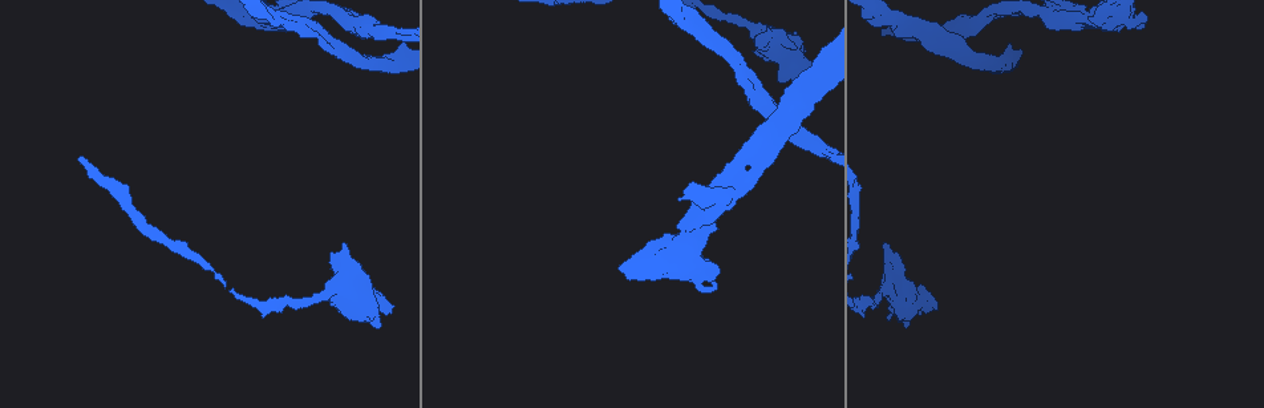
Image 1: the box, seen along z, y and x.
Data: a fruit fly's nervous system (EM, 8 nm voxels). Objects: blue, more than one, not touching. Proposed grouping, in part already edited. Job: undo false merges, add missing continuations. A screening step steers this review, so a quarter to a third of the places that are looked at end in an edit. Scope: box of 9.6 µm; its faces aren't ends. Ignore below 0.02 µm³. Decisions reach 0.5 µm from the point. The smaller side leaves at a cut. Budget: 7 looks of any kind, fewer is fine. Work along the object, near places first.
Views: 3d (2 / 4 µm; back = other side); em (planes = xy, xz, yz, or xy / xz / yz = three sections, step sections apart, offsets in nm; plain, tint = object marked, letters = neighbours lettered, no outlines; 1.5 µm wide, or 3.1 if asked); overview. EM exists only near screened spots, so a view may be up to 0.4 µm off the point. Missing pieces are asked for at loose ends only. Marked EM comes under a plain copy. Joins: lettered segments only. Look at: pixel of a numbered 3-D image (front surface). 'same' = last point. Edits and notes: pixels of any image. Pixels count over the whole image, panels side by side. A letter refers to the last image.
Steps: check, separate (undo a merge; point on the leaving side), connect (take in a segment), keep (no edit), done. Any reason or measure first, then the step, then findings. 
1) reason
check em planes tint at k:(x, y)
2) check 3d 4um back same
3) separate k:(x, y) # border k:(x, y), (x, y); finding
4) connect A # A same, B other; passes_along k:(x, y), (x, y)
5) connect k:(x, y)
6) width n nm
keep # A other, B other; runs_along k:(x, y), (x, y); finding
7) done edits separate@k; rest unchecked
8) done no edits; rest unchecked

stops while still wide
check 3d 2um back at 1:(390, 311)

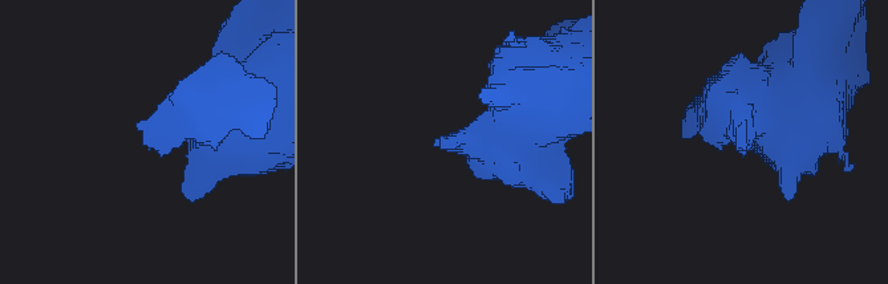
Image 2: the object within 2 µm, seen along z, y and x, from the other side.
now the EM
check em planes letters at 2:(737, 149)

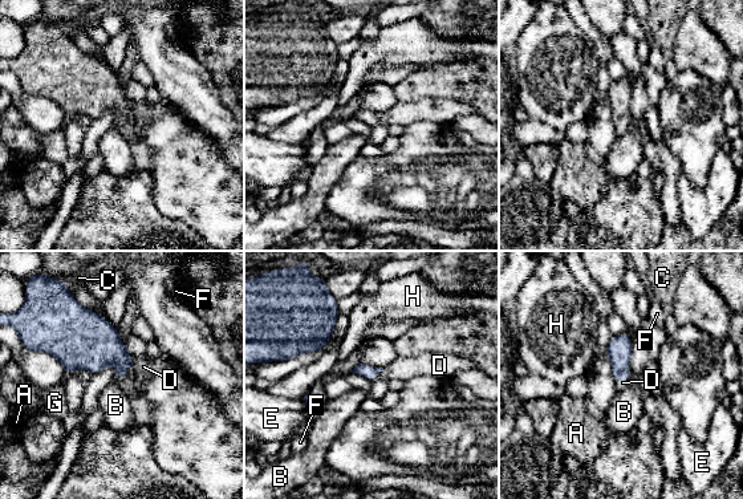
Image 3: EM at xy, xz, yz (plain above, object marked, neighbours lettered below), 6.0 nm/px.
connect 3:(402, 368) # A other, B other, C other, D same, E other, F other, G other, H other; passes_along 3:(369, 372), (377, 373), (402, 368); the neuron continues

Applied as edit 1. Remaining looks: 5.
see it whole again
check overview

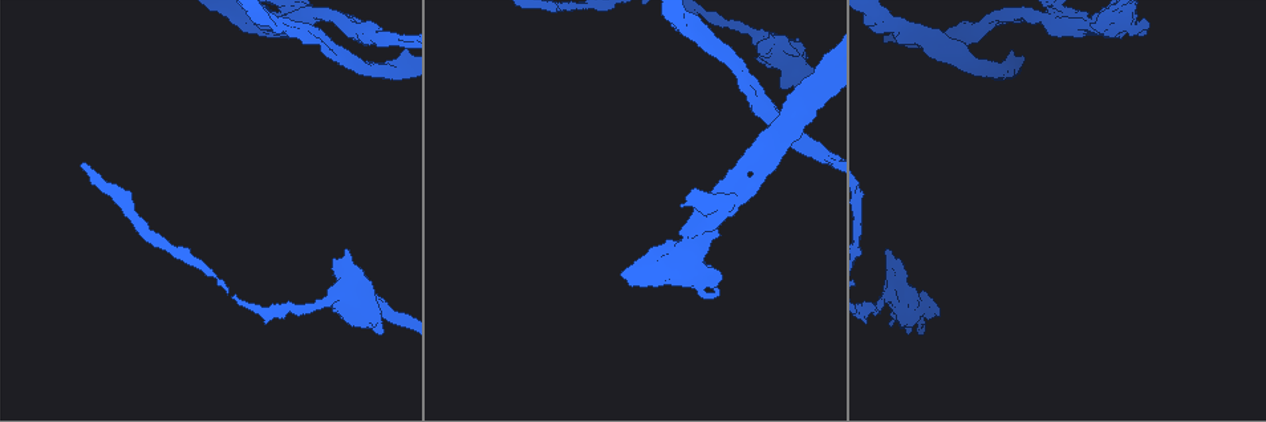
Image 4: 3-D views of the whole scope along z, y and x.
thick turns thin
check em xz step 8 tint at 4:(918, 42)

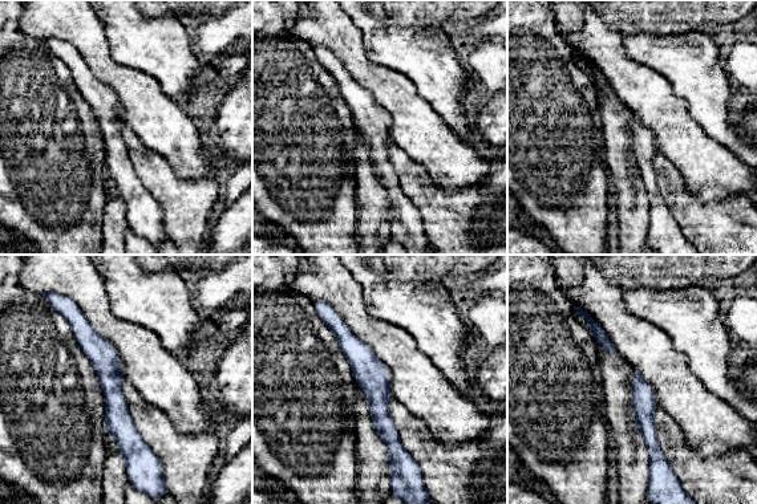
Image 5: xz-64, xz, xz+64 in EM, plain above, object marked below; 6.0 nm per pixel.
cut it another way
check em planes tint same

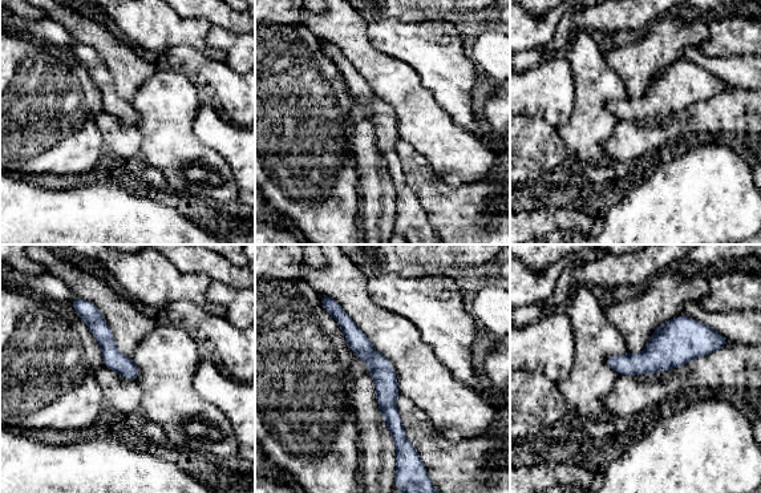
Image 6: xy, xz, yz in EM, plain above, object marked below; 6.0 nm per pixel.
see the neighbours
check em planes letters same

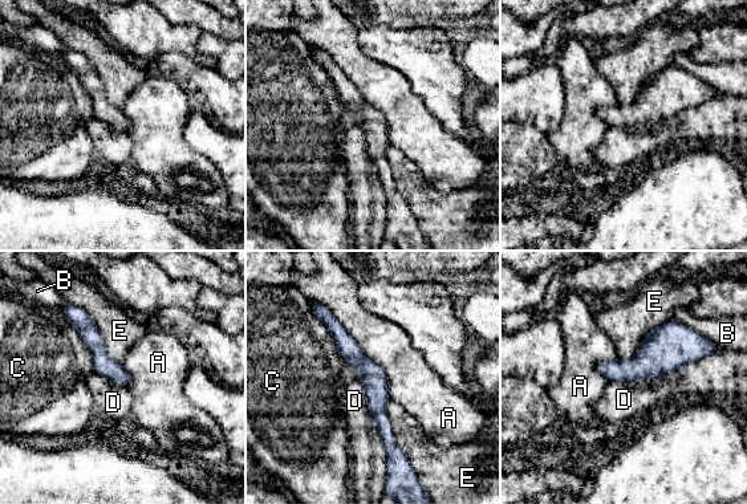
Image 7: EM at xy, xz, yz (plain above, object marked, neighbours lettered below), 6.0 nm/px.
keep # A other, B other, C other, D other, E other; runs_along 7:(327, 314), (370, 372), (393, 455); one neuron here

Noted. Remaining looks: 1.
an open end
check em xy step 4 letters at 4:(785, 153)

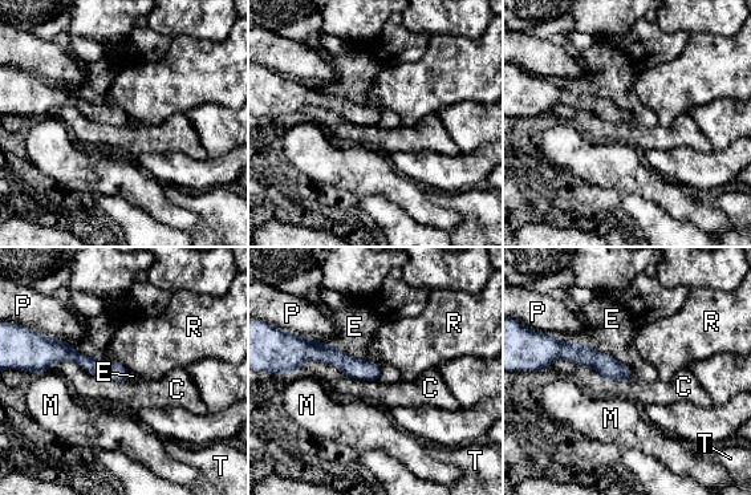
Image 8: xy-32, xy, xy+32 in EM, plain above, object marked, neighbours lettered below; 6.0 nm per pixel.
keep # C other, E other, M other, P other, R other, T other; runs_along 8:(44, 361), (72, 354), (126, 376); none of them fits

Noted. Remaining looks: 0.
done edits connect@3; rest unchecked

